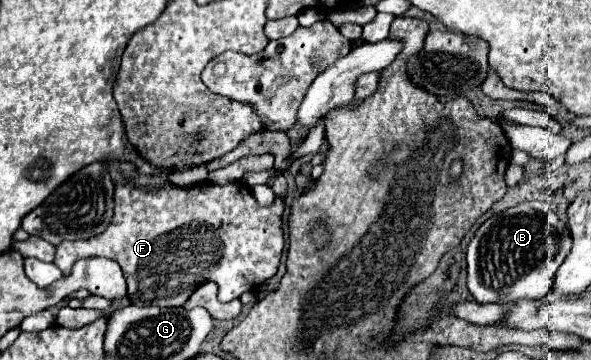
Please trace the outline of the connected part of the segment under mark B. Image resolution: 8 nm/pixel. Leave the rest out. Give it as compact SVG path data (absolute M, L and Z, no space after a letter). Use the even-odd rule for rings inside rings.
M539 201L519 203L503 213L487 219L471 239L467 247L467 287L477 303L517 303L521 299L545 297L553 285L559 265L565 261L571 249L571 235L567 225L555 213L541 213Z

